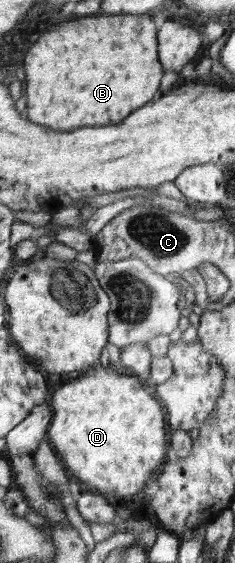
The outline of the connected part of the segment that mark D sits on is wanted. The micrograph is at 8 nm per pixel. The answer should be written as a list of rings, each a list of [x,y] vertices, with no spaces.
[[[103,363],[99,369],[93,369],[87,375],[51,392],[49,403],[53,405],[55,419],[52,419],[47,437],[63,468],[73,473],[67,473],[70,479],[81,479],[83,483],[97,489],[94,493],[112,493],[127,497],[143,491],[155,471],[166,463],[167,443],[170,443],[165,419],[166,409],[163,409],[159,398],[155,399],[151,393],[145,391],[143,382],[139,376],[127,371],[114,371]]]

